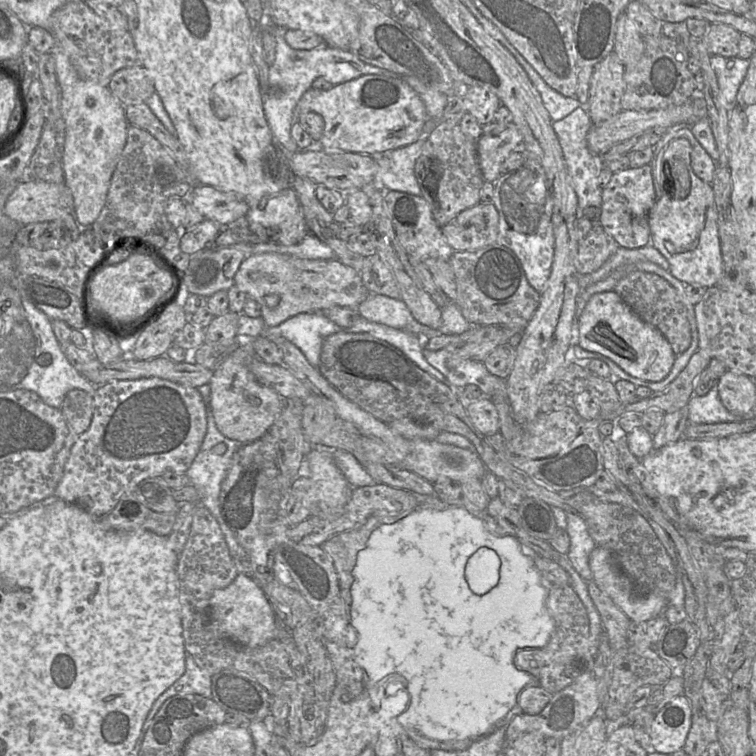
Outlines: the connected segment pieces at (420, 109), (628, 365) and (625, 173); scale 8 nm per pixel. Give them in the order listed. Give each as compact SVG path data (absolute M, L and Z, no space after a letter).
M367 74L353 80L333 85L327 90L310 88L301 97L295 109L295 117L301 113L315 112L324 120L324 131L317 142L323 148L338 148L345 152L374 154L398 149L416 142L427 121L424 102L419 94L403 79L384 75Z
M614 290L594 294L578 321L578 344L587 351L611 358L631 376L659 382L671 371L676 355L668 341L655 327L643 321Z
M650 164L639 168L629 167L613 173L609 183L602 189L600 221L605 231L610 234L621 247L636 249L650 244L649 212L656 201L652 168Z

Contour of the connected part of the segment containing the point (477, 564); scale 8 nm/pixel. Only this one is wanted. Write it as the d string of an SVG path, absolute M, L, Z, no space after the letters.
M487 547L479 548L467 561L465 578L476 595L484 595L494 588L500 578L501 560L497 553Z

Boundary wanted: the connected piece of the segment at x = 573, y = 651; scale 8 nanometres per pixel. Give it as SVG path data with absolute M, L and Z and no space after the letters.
M570 586L548 587L545 605L554 620L554 630L548 643L542 648L521 648L516 651L515 664L531 674L538 685L550 693L556 693L581 676L594 676L594 646L590 640L590 623L582 601Z

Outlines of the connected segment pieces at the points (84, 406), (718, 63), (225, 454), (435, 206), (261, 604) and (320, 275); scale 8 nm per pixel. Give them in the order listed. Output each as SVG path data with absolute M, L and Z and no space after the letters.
M81 389L70 390L60 407L64 419L74 435L85 432L93 416L93 398Z
M710 55L710 65L713 71L715 72L721 95L725 99L725 107L728 110L728 116L729 112L732 110L734 106L737 92L747 73L749 64L749 60L741 59L739 57L727 58L719 55Z
M206 384L199 386L198 390L208 408L207 431L198 454L196 455L191 466L189 467L189 469L185 474L190 479L190 483L199 492L199 502L197 504L202 504L211 512L211 514L217 520L223 535L231 535L232 538L236 538L233 531L228 527L228 525L226 524L225 520L222 517L220 511L220 492L222 483L225 480L232 465L233 456L237 452L237 450L242 446L242 443L226 437L217 428L213 415L209 411L209 401L210 401L209 385Z
M442 121L425 141L414 167L421 196L428 202L440 227L462 211L480 203L485 179L479 165L477 140L462 132L459 124Z
M238 573L228 586L213 592L209 602L209 616L211 621L218 622L219 632L224 632L230 640L244 647L260 647L277 638L277 619L272 606L264 591L248 574Z
M271 252L246 258L235 274L234 285L260 305L261 318L267 327L280 325L300 313L323 313L334 306L357 308L370 295L374 295L370 294L363 285L360 273L344 265L336 257L331 260L312 260Z

